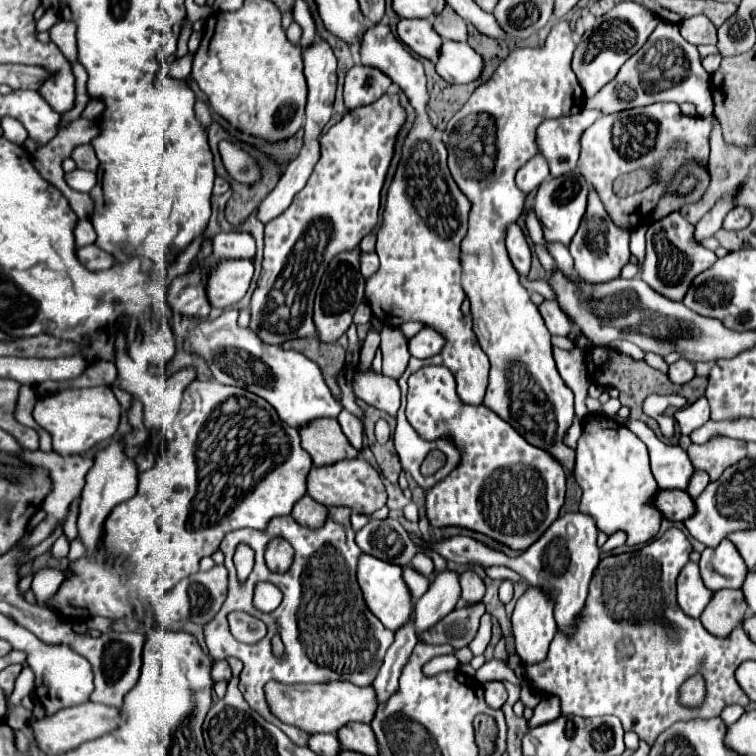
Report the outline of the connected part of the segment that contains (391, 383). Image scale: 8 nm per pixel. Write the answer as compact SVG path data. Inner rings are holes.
M367 370L365 374L355 376L353 392L359 400L367 402L369 406L383 410L389 416L397 416L397 410L399 410L397 380L387 380L387 376Z

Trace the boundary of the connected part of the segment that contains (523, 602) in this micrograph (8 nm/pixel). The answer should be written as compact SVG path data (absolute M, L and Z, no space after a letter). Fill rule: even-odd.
M527 586L517 600L511 624L515 648L523 664L535 664L547 656L547 648L557 630L553 608L555 600L549 600L549 596L535 586Z

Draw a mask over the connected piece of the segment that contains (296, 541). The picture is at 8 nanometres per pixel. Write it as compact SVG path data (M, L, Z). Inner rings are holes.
M331 508L325 524L315 530L299 526L291 516L275 516L271 518L265 530L241 528L225 534L219 548L225 554L225 568L229 570L229 588L227 588L227 598L221 610L217 612L217 616L203 626L207 652L213 660L223 660L225 656L239 658L243 662L239 690L247 700L247 704L255 712L259 712L265 720L275 724L279 730L283 730L295 744L305 746L309 736L307 732L297 730L295 726L287 726L271 714L265 698L265 684L269 680L279 680L283 684L347 680L355 686L369 686L375 680L379 666L383 664L383 656L393 640L393 632L387 630L381 622L377 622L373 614L355 610L355 608L365 608L365 604L355 580L355 568L361 550L355 544L355 532L351 528L349 516L345 518L343 524L341 520L337 520ZM271 536L283 536L295 548L295 562L285 574L271 574L271 570L265 566L263 552ZM239 544L247 544L255 552L255 566L245 584L237 582L235 566L233 566L233 554ZM261 580L273 582L283 592L281 606L271 614L261 614L253 606L253 590L255 584ZM233 610L243 610L255 618L261 618L269 628L267 636L257 644L237 642L229 632L229 624L227 624L227 614ZM277 632L281 634L281 640L285 644L283 658L275 658L271 654L271 638Z

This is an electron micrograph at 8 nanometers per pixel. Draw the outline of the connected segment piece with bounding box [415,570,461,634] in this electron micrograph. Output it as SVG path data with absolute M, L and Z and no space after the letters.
M449 570L437 574L429 590L415 604L417 634L427 632L441 618L445 618L455 608L459 596L459 574Z

